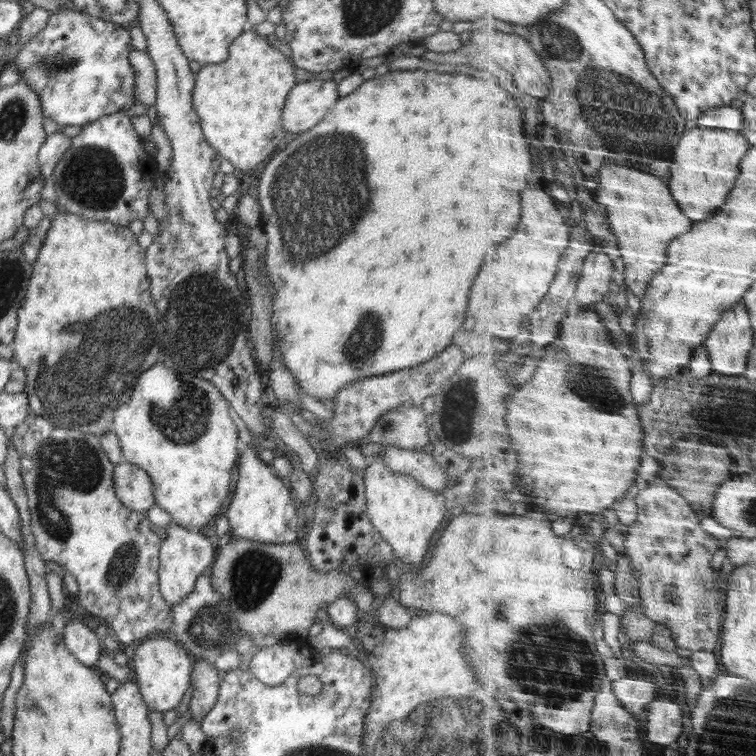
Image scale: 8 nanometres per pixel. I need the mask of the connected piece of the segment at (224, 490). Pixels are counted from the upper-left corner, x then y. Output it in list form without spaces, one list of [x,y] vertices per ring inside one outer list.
[[[156,364],[138,378],[130,402],[118,406],[114,412],[113,432],[118,437],[125,461],[139,466],[151,476],[156,505],[172,517],[173,524],[201,528],[222,512],[222,506],[228,506],[230,480],[241,447],[230,411],[228,402],[210,381],[190,374],[178,374],[172,368]]]

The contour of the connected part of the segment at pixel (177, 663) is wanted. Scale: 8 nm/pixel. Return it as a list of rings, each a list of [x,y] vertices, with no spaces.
[[[164,635],[151,636],[143,639],[142,644],[134,650],[134,670],[136,672],[136,680],[138,680],[139,691],[143,696],[145,705],[149,710],[154,712],[166,712],[167,710],[174,710],[182,702],[184,697],[188,697],[191,688],[190,673],[192,672],[193,661],[195,659],[189,652],[182,647],[181,643],[170,641]]]

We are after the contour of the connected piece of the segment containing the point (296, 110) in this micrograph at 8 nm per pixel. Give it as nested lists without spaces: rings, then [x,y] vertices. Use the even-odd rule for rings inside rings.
[[[313,77],[293,86],[282,107],[281,125],[290,134],[302,133],[316,126],[339,99],[333,79]]]

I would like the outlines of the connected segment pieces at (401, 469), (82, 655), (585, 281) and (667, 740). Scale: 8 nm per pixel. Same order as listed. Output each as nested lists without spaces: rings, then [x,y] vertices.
[[[388,446],[373,457],[380,457],[394,472],[410,475],[430,490],[440,493],[446,490],[446,471],[425,450],[412,451]]]
[[[67,603],[66,611],[68,608],[72,609],[75,615],[64,628],[64,646],[78,659],[78,662],[88,668],[96,668],[100,654],[105,652],[102,639],[88,625],[76,619],[80,610],[73,603]]]
[[[598,241],[585,262],[584,274],[580,278],[577,299],[573,305],[574,309],[594,307],[597,302],[604,300],[614,280],[614,269],[614,260],[599,247]]]
[[[662,696],[657,698],[647,715],[644,737],[651,743],[672,746],[684,734],[682,699]]]

